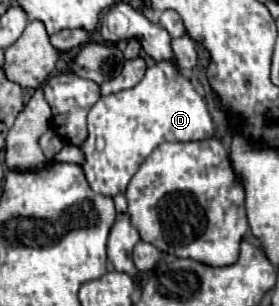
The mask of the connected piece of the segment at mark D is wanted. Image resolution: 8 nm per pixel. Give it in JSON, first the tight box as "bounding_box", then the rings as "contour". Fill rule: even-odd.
{"bounding_box":[82,61,214,197],"contour":[[[158,61],[152,63],[146,69],[144,79],[126,91],[112,93],[106,97],[100,97],[100,101],[92,107],[88,113],[88,139],[82,145],[82,151],[86,155],[86,163],[82,165],[88,183],[96,193],[104,193],[108,197],[114,197],[116,193],[124,193],[132,175],[140,169],[142,161],[160,145],[166,141],[196,141],[196,139],[210,139],[214,137],[214,125],[210,119],[210,113],[206,109],[204,97],[198,93],[196,81],[186,77],[174,63],[170,61]]]}

